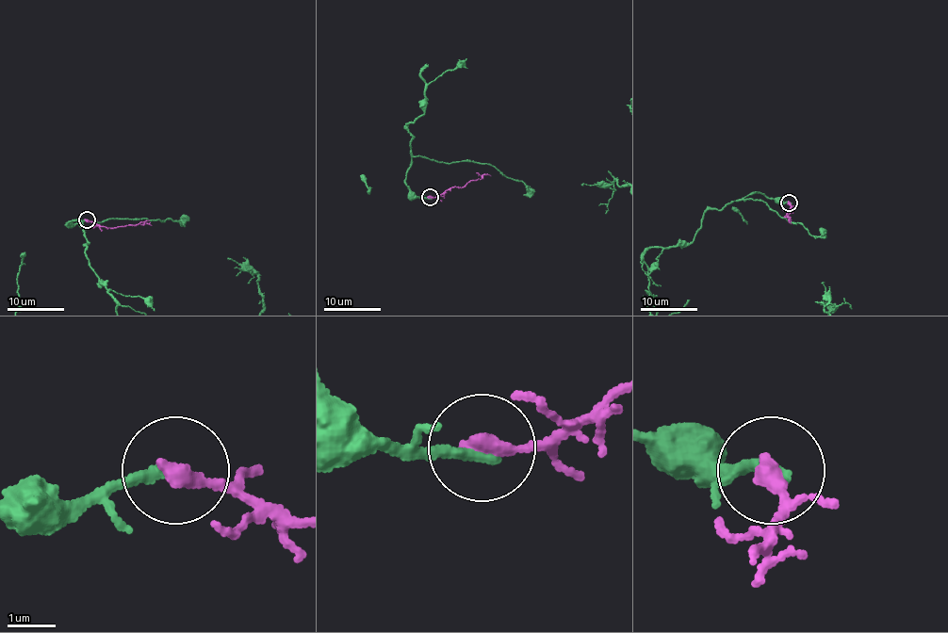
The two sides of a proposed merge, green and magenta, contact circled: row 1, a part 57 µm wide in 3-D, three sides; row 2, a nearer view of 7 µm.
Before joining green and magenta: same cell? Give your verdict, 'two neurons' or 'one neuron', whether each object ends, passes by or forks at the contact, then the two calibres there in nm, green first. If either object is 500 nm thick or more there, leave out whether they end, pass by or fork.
two neurons | green ends | magenta ends | 260/380 nm

